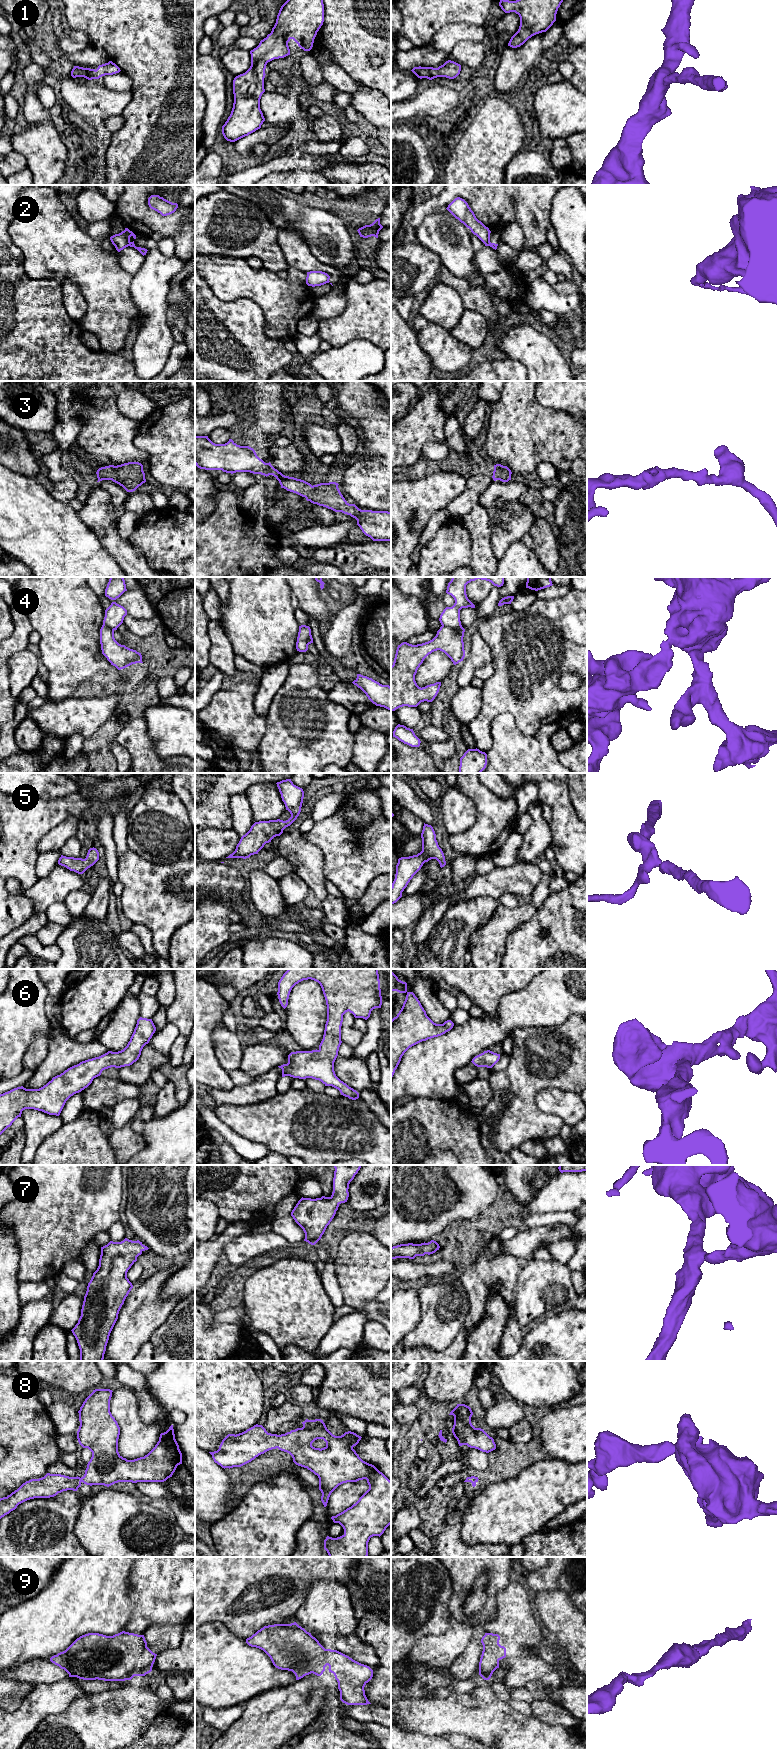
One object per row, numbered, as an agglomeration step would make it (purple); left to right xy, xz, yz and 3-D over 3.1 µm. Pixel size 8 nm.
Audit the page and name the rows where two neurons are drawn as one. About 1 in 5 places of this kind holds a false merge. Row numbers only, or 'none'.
2, 4

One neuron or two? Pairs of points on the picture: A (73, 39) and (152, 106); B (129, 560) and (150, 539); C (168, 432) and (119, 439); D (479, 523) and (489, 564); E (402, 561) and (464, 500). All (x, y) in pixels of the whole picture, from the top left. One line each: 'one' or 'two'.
A: two
B: two
C: two
D: one
E: two

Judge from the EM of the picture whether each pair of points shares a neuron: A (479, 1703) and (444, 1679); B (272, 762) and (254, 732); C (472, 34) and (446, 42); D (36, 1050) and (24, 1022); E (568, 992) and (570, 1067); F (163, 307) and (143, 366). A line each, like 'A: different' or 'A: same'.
A: different
B: different
C: same
D: different
E: different
F: same

